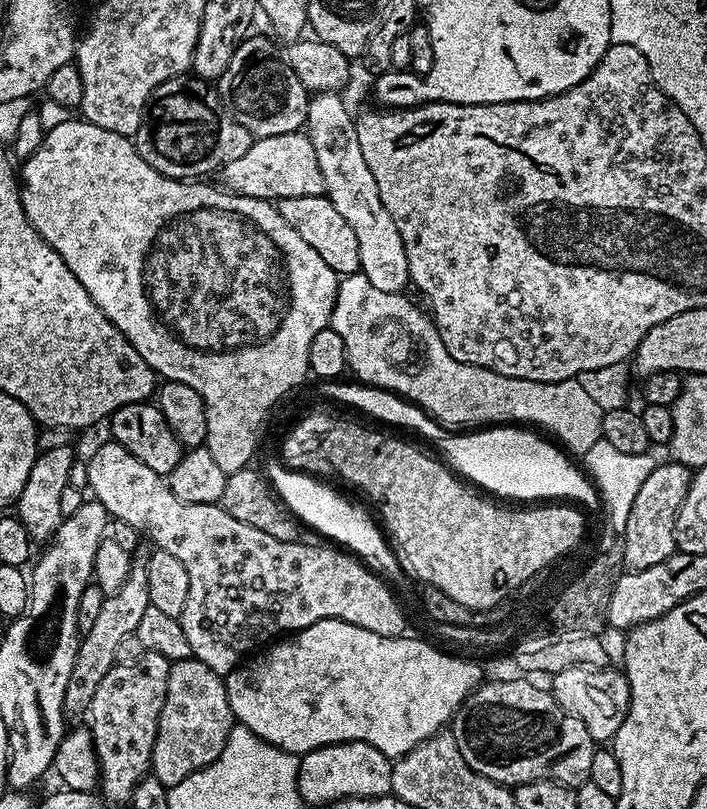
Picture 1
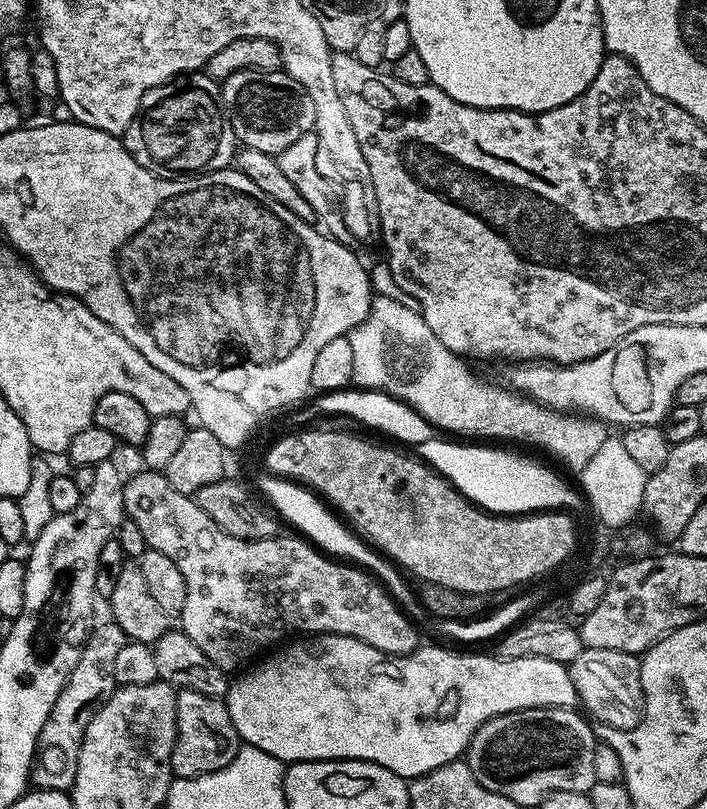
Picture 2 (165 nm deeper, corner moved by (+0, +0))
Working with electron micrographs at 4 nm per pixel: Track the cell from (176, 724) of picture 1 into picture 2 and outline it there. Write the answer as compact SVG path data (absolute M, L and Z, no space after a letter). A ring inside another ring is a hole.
M181 688L177 691L176 745L172 751L173 777L189 780L195 776L205 776L222 770L230 766L230 762L234 762L241 747L240 735L230 718L227 703L223 699L198 694L198 690Z

